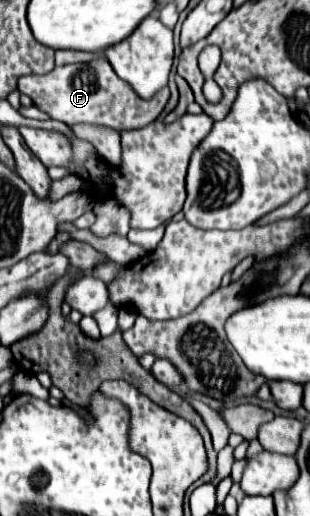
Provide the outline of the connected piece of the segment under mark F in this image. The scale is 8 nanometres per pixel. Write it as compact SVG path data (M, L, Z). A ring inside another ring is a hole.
M105 57L89 61L55 67L47 75L25 75L19 79L19 91L29 95L37 109L51 115L51 119L73 123L99 123L121 129L139 129L153 123L163 111L169 99L169 87L159 89L151 99L141 99L127 81L119 79Z

